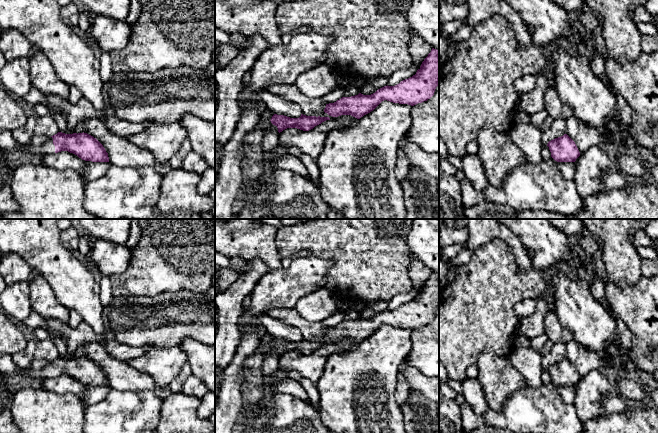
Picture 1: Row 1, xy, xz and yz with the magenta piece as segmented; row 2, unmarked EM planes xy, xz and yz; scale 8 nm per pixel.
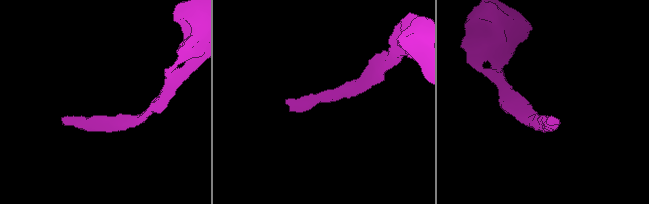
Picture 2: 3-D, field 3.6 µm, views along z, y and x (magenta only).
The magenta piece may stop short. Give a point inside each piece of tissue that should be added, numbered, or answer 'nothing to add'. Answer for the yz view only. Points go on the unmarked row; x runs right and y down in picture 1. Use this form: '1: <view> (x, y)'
nothing to add

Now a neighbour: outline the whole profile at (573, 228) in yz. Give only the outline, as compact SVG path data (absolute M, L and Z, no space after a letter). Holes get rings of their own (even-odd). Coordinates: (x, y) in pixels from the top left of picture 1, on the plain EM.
M546 219L549 223L555 226L559 231L562 231L570 240L581 238L586 230L581 219Z

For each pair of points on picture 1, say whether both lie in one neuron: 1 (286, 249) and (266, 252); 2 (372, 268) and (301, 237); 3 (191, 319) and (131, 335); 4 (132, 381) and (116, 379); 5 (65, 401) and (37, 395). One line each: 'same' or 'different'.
1: different
2: same
3: same
4: same
5: same

